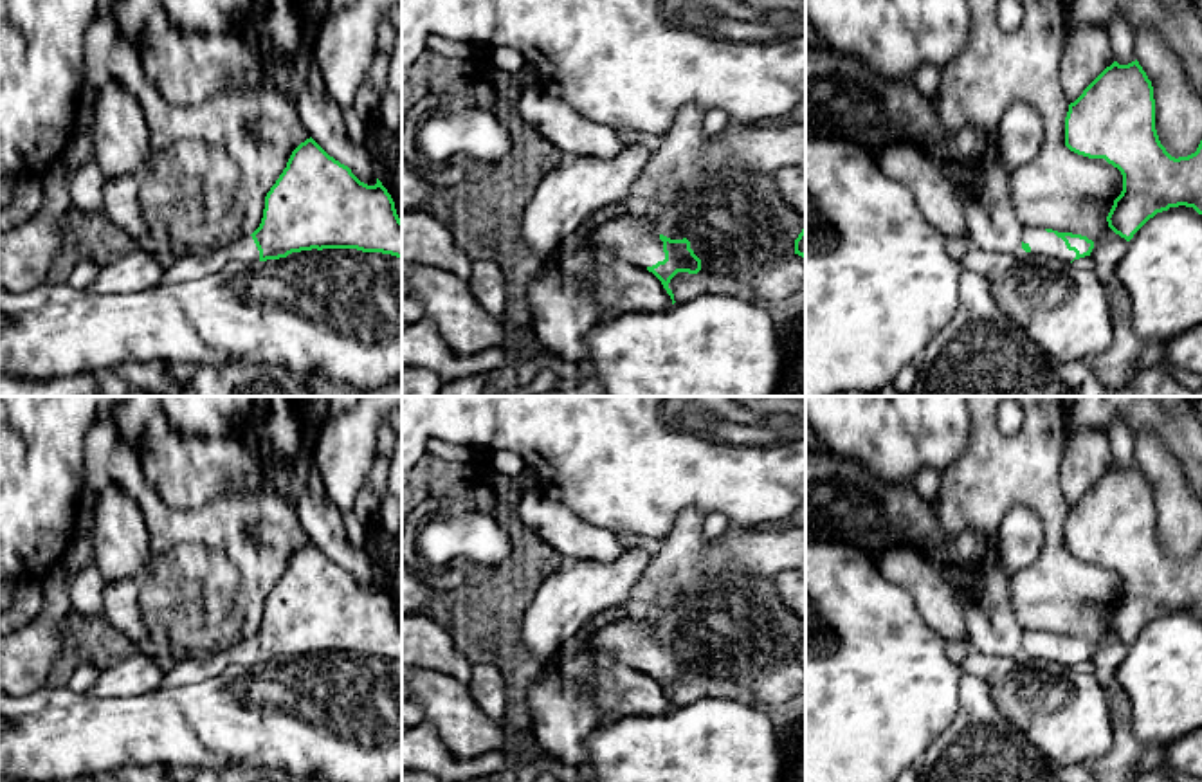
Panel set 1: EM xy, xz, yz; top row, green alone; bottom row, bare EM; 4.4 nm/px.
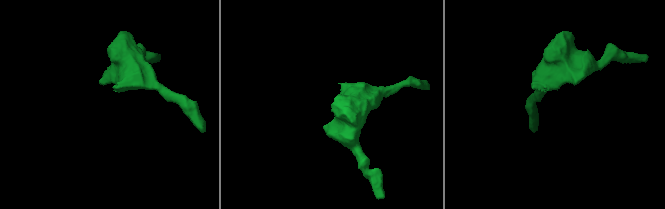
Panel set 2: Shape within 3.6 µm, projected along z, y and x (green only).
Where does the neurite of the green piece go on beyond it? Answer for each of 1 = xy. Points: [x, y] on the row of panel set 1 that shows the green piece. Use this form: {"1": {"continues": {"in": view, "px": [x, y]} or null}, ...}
{"1": {"continues": {"in": "xy", "px": [191, 267]}}}

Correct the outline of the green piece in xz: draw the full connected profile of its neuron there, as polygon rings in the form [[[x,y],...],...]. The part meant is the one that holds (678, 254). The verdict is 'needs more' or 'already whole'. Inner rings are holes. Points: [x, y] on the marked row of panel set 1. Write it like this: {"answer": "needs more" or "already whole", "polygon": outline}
{"answer": "needs more", "polygon": [[[629,211],[600,227],[591,236],[593,247],[607,249],[615,258],[640,265],[652,272],[674,301],[669,288],[678,272],[697,274],[701,259],[690,249],[690,241],[670,240],[658,232],[649,214]]]}

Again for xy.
{"answer": "needs more", "polygon": [[[312,137],[290,155],[265,196],[260,227],[231,245],[166,265],[159,285],[196,281],[232,259],[267,261],[292,252],[357,249],[402,259],[402,220],[382,182],[360,182]]]}

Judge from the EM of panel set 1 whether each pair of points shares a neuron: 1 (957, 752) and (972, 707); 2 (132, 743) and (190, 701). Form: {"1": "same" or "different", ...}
{"1": "same", "2": "same"}

